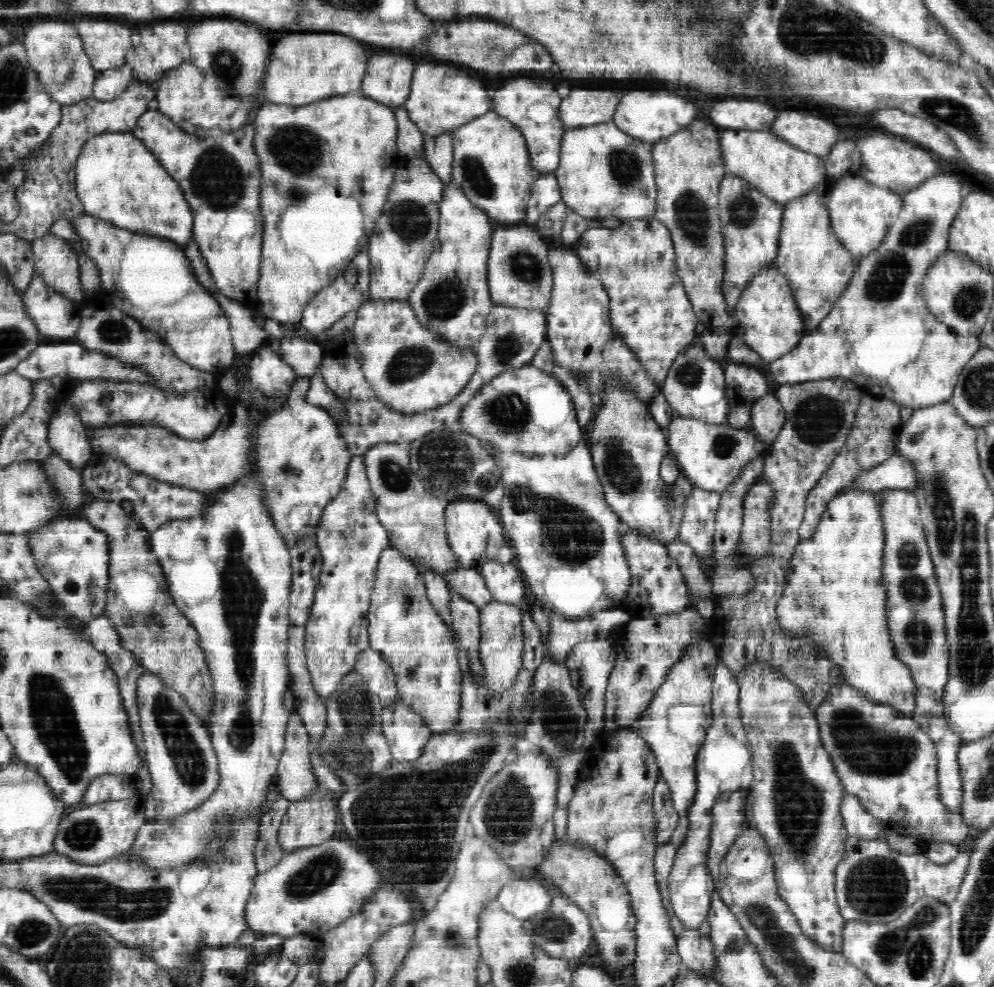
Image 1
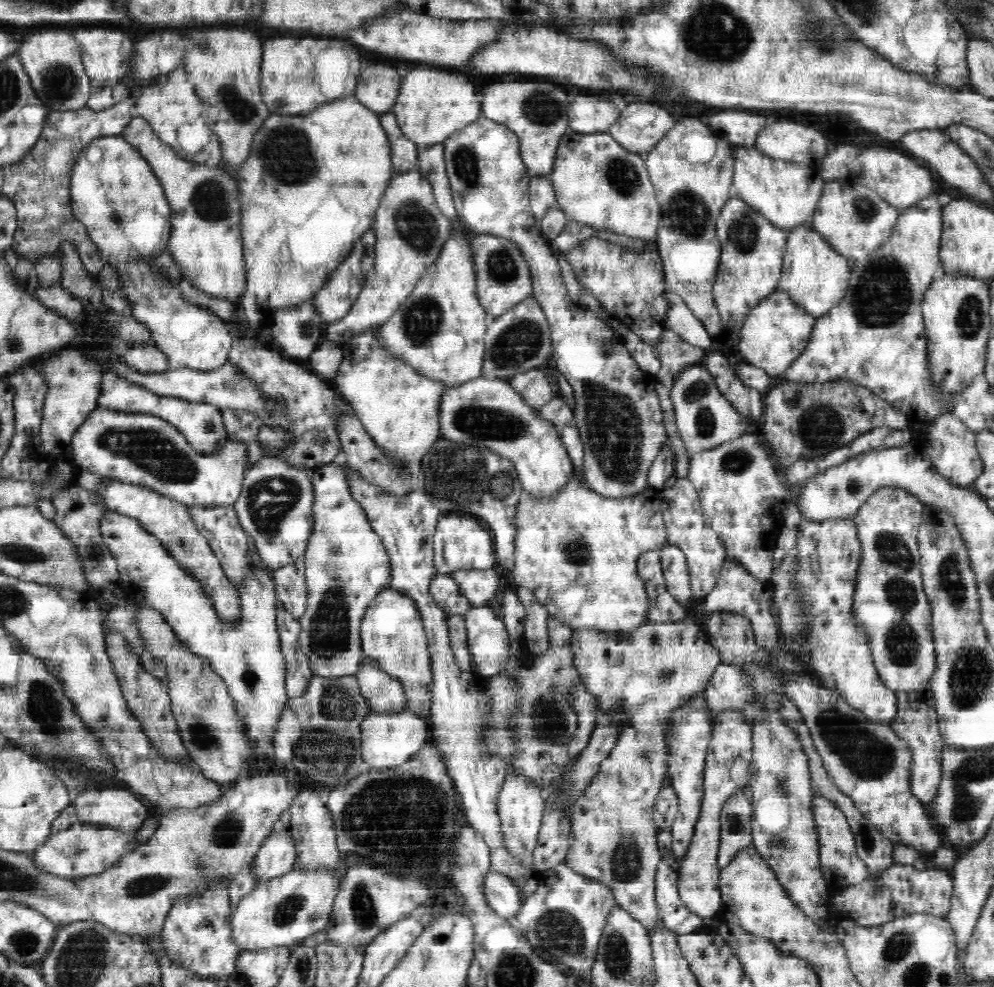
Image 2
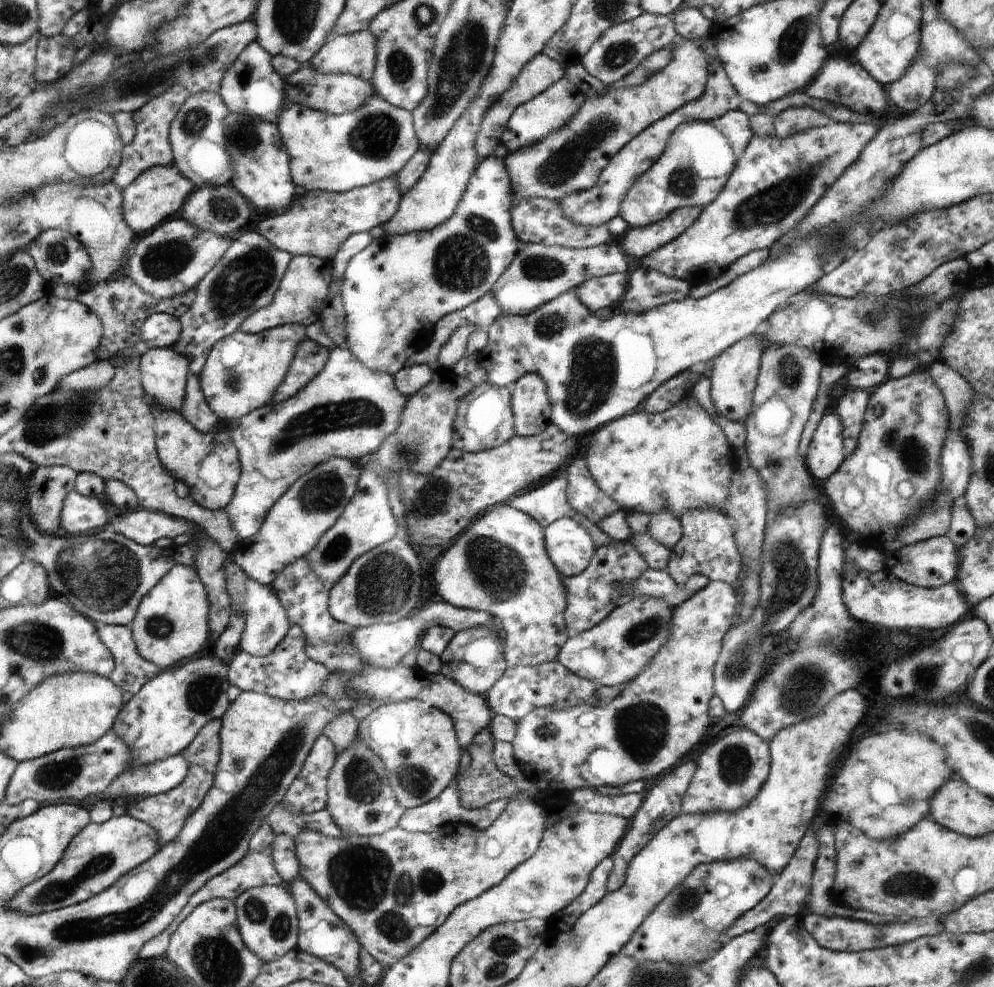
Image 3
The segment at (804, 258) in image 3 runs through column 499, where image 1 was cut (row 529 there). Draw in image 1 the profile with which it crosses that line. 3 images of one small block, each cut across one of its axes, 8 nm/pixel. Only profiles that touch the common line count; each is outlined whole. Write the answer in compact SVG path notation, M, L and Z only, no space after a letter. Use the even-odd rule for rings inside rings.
M364 455L353 456L348 464L348 474L336 499L330 500L319 518L314 538L323 555L320 581L315 592L310 618L305 624L305 655L315 694L325 702L338 689L345 676L355 670L357 656L369 647L368 611L375 585L375 570L382 550L390 546L387 530L383 528L376 512L376 501L366 474Z

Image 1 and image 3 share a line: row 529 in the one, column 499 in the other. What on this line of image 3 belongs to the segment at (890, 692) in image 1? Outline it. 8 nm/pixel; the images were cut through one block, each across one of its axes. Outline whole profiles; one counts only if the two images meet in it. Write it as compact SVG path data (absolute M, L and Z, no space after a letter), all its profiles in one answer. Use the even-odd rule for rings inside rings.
M514 798L507 802L504 812L486 830L478 830L467 824L452 825L448 823L446 826L442 826L440 830L436 829L430 833L413 833L396 826L381 835L371 837L355 835L342 838L328 838L328 836L320 834L320 832L314 832L314 830L301 830L294 836L294 841L296 854L299 858L300 877L310 884L316 894L321 895L331 905L331 909L344 922L348 922L348 926L352 926L352 930L356 930L356 938L360 938L360 942L364 942L363 950L366 950L374 960L383 964L387 969L410 954L424 938L428 938L432 932L436 932L436 929L452 914L452 911L457 906L471 901L473 898L479 897L487 890L490 890L493 886L499 885L516 866L527 861L540 846L544 830L544 818L546 818L546 814L542 814L542 808L534 800Z

